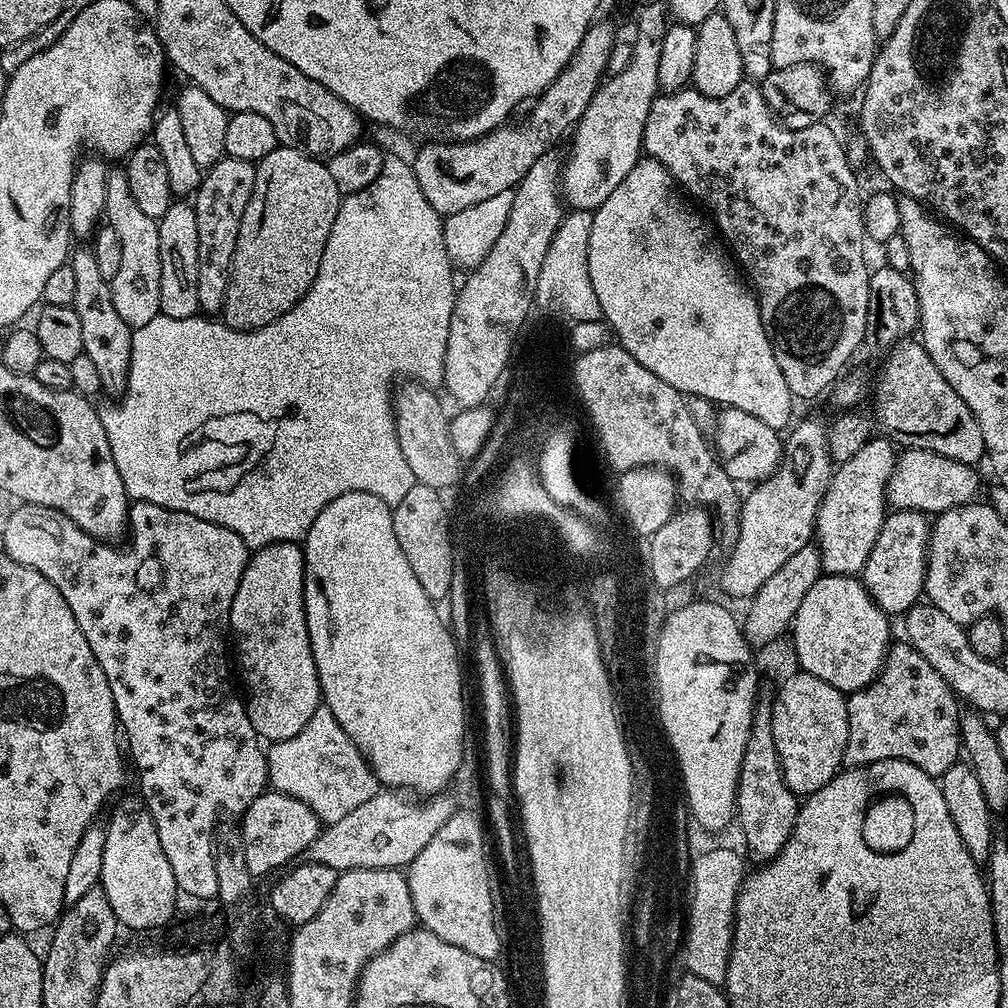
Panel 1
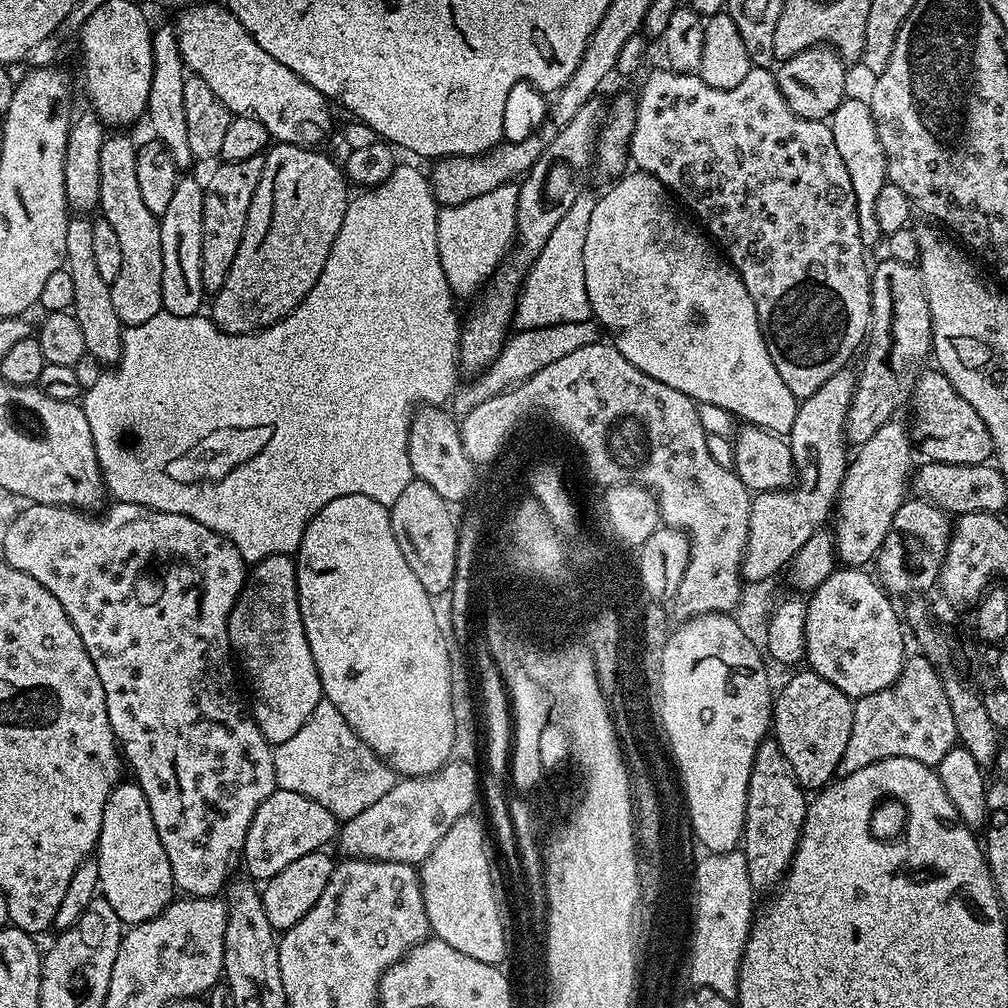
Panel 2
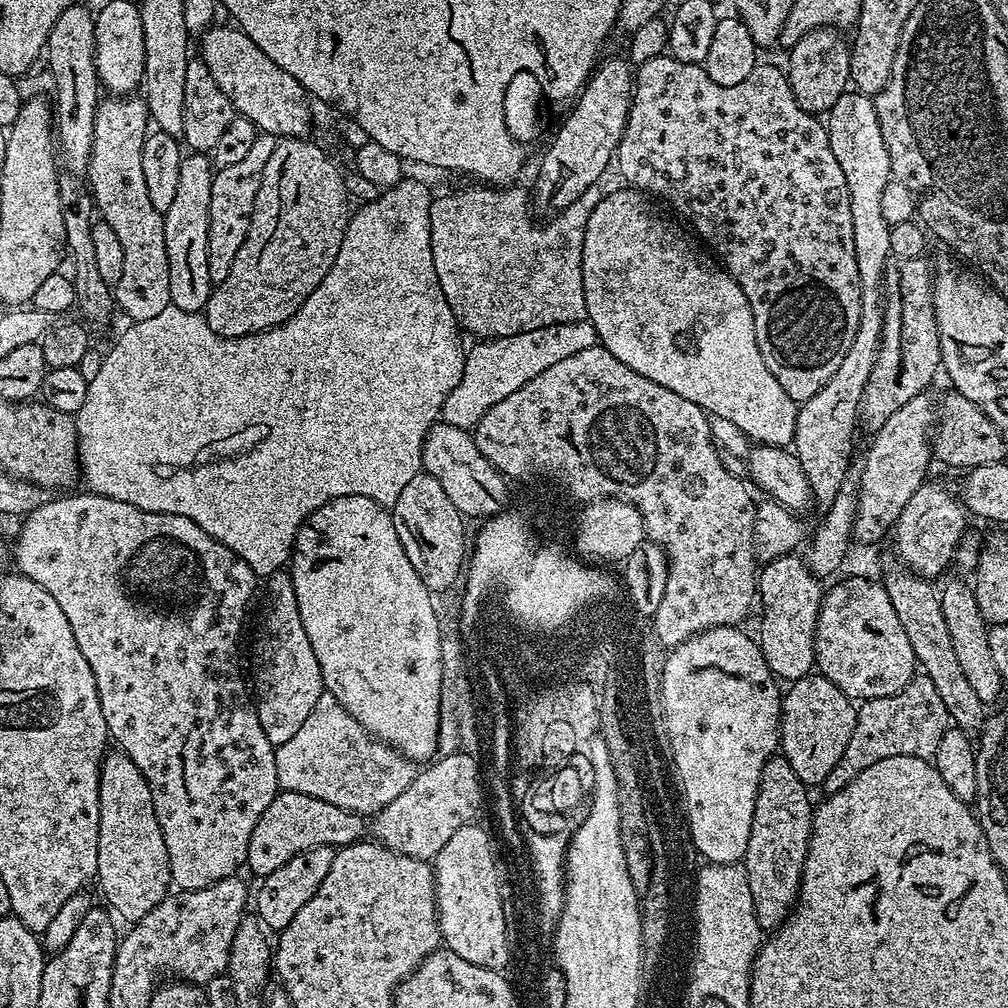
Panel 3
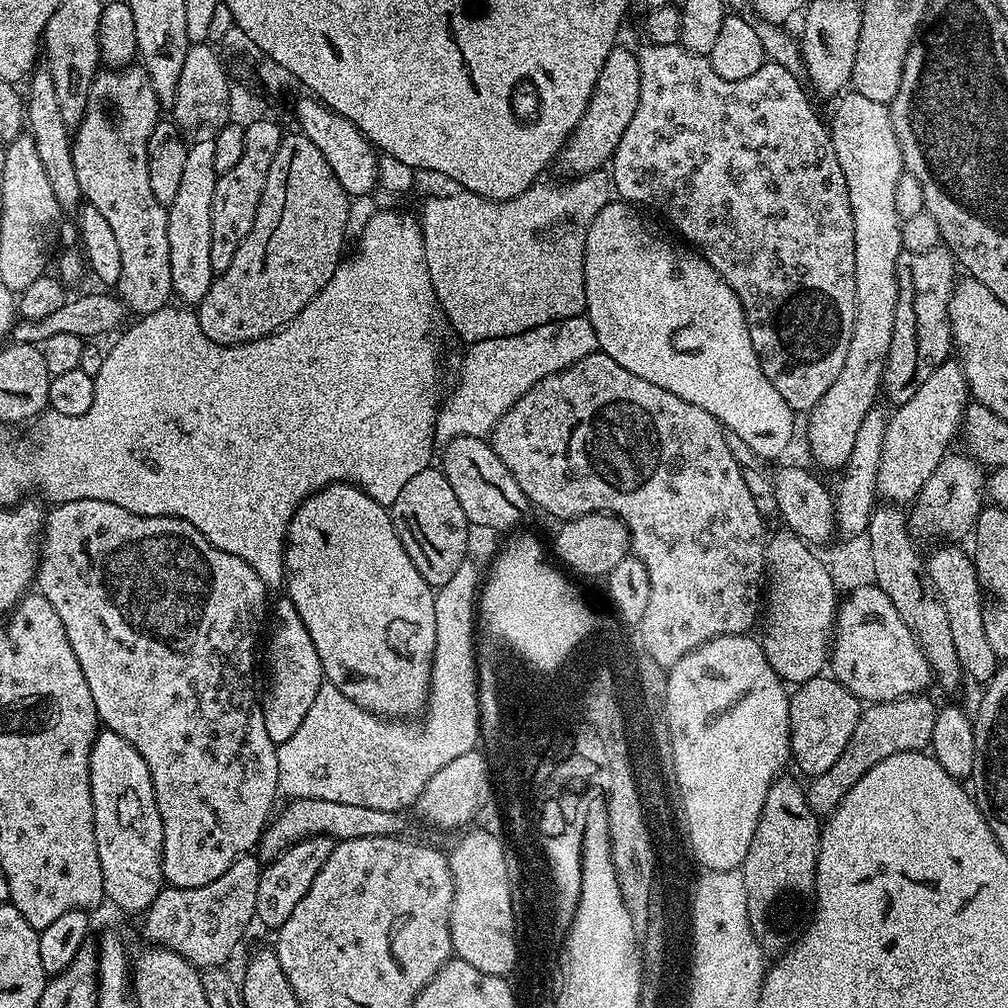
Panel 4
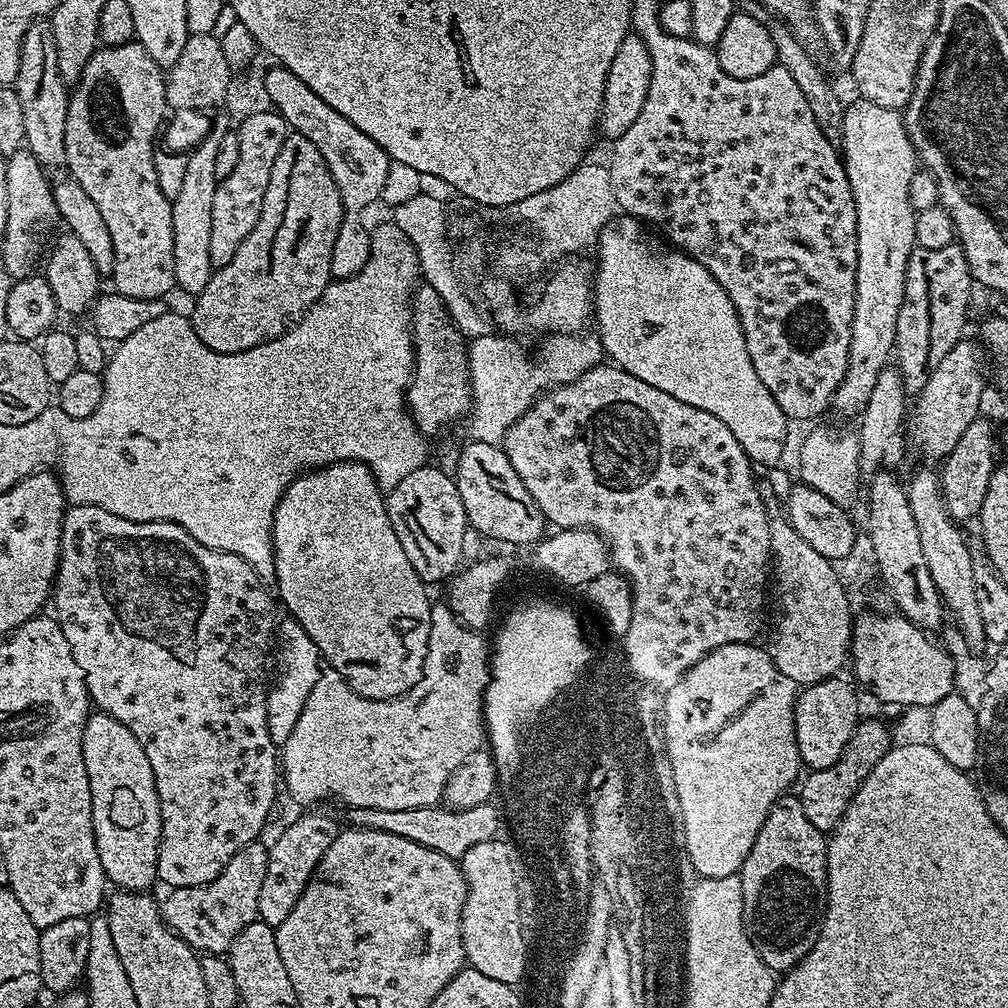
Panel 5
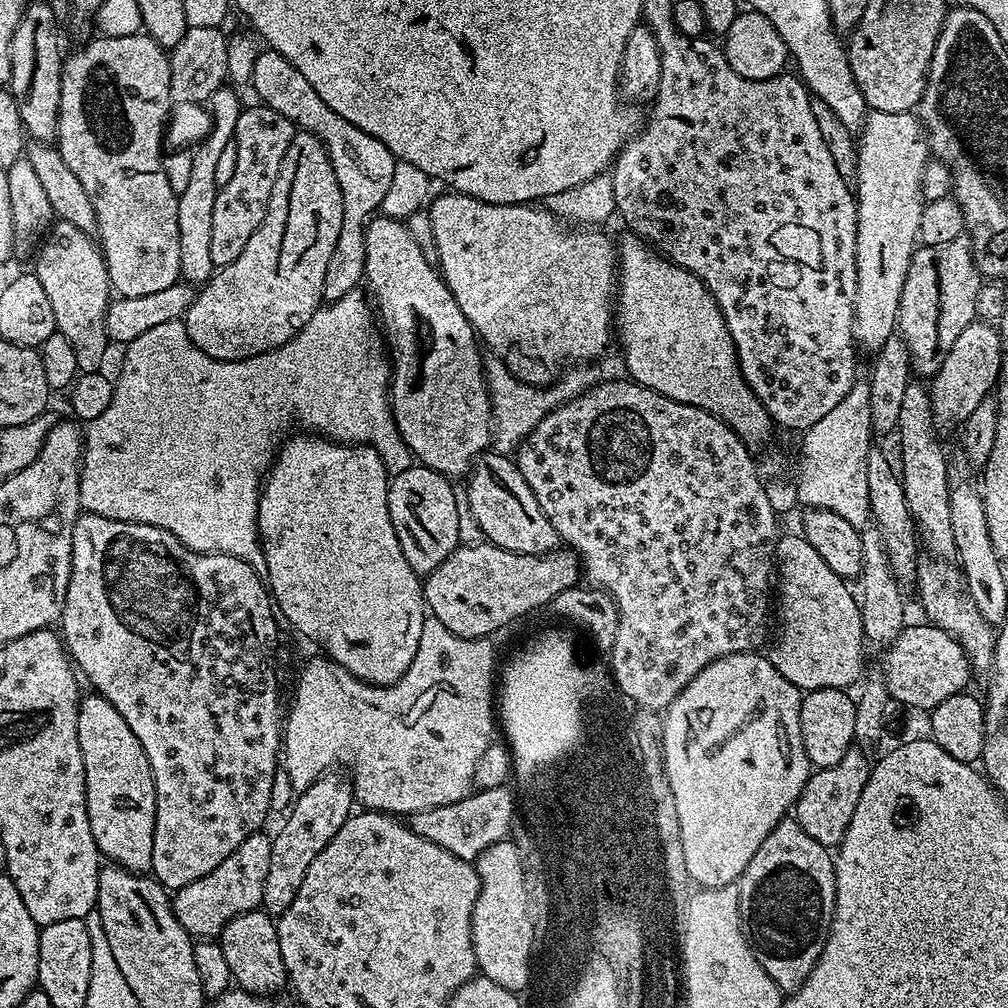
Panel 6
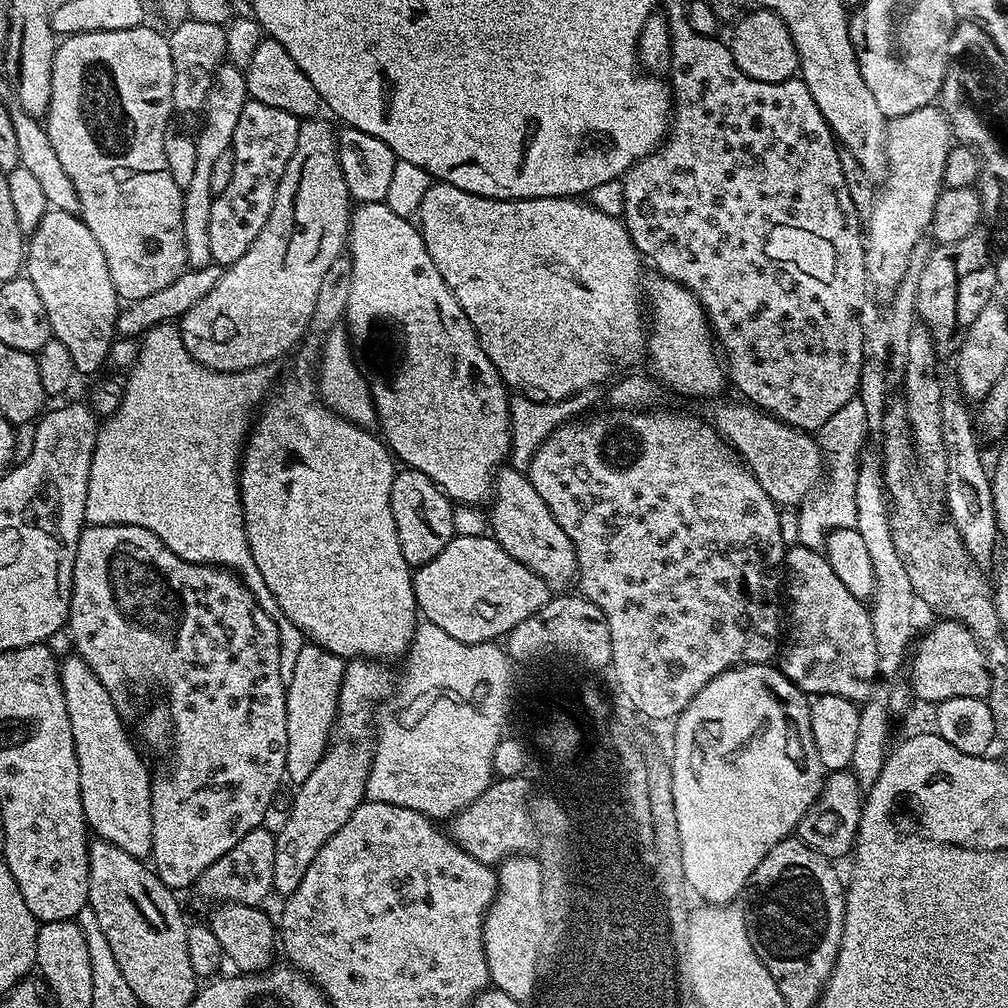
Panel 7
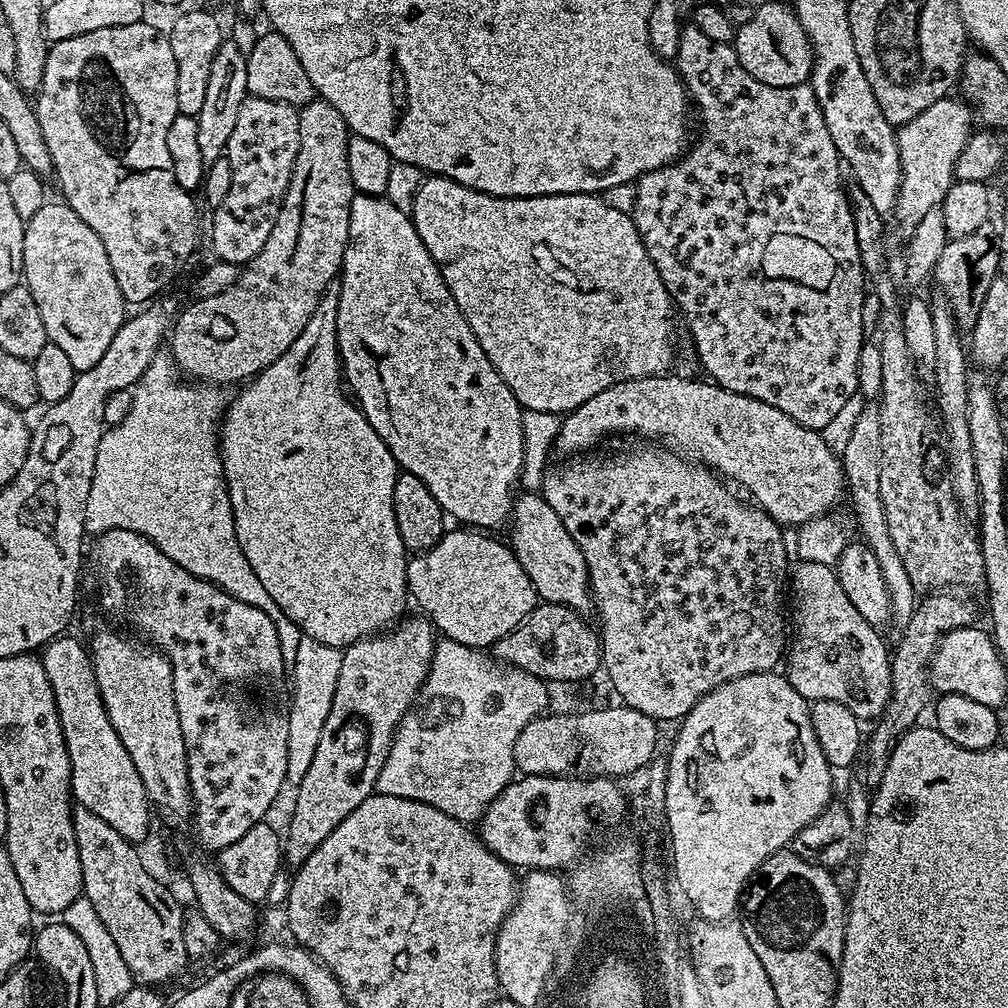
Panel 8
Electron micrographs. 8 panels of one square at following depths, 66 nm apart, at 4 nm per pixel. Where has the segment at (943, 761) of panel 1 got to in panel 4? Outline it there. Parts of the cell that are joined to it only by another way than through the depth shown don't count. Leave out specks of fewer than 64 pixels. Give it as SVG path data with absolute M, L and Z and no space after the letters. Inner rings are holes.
M917 694L903 696L900 700L888 700L885 704L868 704L860 713L854 734L850 734L850 742L846 742L846 750L842 750L842 758L838 758L838 762L834 762L826 774L818 774L807 781L810 810L814 810L821 818L827 818L840 805L842 798L850 794L854 782L858 782L866 770L899 752L925 751L932 743L938 711L938 704L926 697Z

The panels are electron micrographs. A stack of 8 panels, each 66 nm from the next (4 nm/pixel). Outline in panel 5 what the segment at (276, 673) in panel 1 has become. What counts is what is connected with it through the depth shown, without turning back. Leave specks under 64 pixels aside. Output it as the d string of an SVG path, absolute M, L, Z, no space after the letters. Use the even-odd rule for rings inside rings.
M284 618L278 624L278 644L280 640L280 677L268 689L268 713L266 714L266 726L270 730L270 738L278 746L290 738L290 733L294 731L294 726L302 713L302 708L306 703L306 698L310 695L310 690L314 686L322 671L322 657L318 646L302 630L302 626L297 620Z

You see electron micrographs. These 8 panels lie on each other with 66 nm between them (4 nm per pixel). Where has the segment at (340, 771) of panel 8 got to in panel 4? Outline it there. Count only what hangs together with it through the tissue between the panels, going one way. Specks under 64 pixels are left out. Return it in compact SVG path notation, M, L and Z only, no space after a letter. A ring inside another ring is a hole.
M311 836L292 844L280 856L267 861L263 865L258 882L258 898L256 899L256 920L264 923L271 930L279 930L290 918L290 913L296 909L298 902L306 898L306 890L314 886L314 878L318 878L318 870L326 866L326 858L334 850L337 841L331 836Z

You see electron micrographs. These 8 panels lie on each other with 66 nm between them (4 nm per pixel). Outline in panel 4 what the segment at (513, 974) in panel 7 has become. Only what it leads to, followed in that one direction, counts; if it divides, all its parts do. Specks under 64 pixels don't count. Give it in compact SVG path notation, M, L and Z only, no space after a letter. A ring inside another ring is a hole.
M465 831L460 841L447 853L454 894L448 925L453 953L459 959L470 962L470 966L482 970L482 974L508 977L513 969L513 911L510 902L510 882L507 881L508 853L503 839L492 832Z

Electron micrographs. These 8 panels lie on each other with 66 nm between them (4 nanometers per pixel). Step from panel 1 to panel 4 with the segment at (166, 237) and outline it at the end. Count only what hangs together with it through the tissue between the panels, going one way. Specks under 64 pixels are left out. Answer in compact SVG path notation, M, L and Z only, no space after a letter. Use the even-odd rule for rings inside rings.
M205 138L198 141L196 145L193 143L186 154L178 194L174 194L174 202L167 205L172 290L175 299L188 306L199 305L200 300L206 298L214 279L210 266L210 242L212 241L210 208L214 202L217 175L214 170L212 139Z

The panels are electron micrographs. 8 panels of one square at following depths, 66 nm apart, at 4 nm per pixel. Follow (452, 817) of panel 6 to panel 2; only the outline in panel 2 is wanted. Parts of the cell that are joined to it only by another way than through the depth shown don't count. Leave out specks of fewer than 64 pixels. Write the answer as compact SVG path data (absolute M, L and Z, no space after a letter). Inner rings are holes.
M277 787L258 806L252 819L250 830L246 834L243 863L248 863L247 875L256 882L267 882L278 874L278 870L286 870L290 862L302 858L302 854L310 854L327 849L328 843L335 841L338 836L338 821L326 806L318 806L310 798L298 794L294 790Z

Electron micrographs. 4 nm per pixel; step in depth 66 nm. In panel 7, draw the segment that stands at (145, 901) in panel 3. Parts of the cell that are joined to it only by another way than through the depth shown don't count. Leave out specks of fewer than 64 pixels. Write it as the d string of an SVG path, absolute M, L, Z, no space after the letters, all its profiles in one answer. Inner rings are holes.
M75 654L59 661L60 681L66 698L66 714L70 714L70 726L74 734L74 750L78 754L80 771L80 793L82 810L88 827L101 840L108 840L114 846L126 850L126 854L147 857L152 850L152 782L148 768L140 757L138 749L132 745L128 732L124 729L124 720L120 717L117 701L98 682L98 674L86 666L83 658Z

